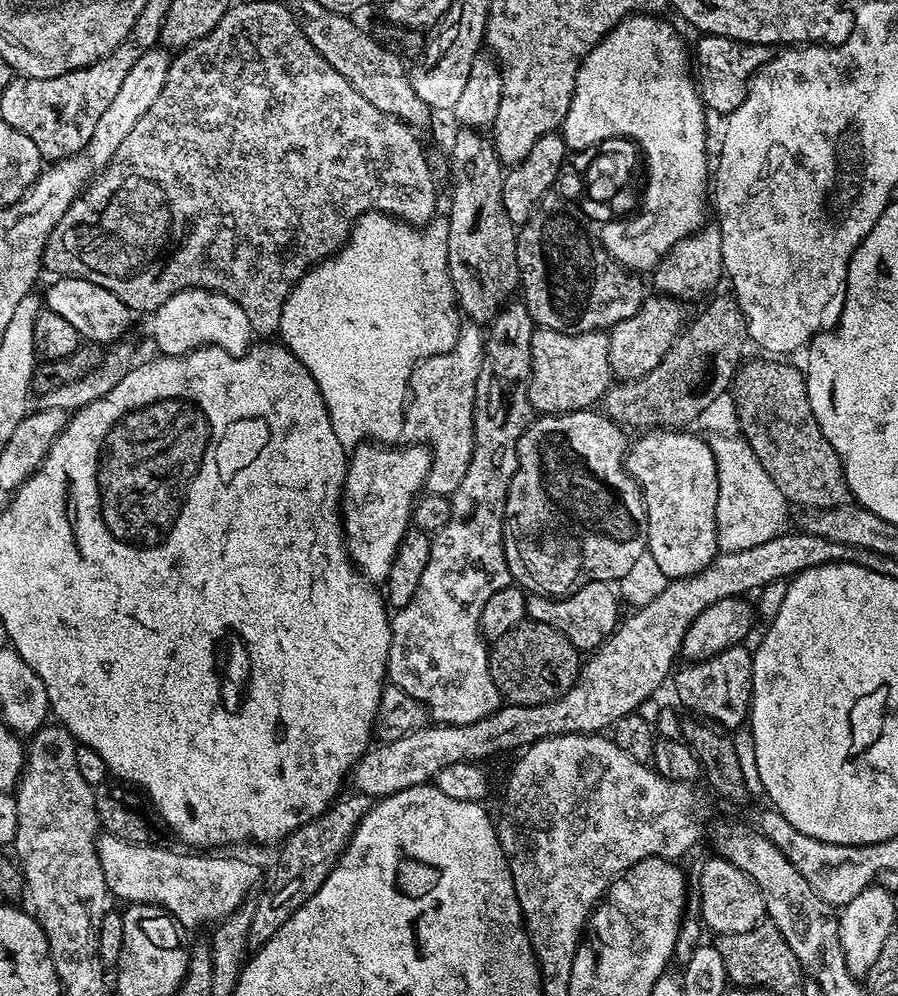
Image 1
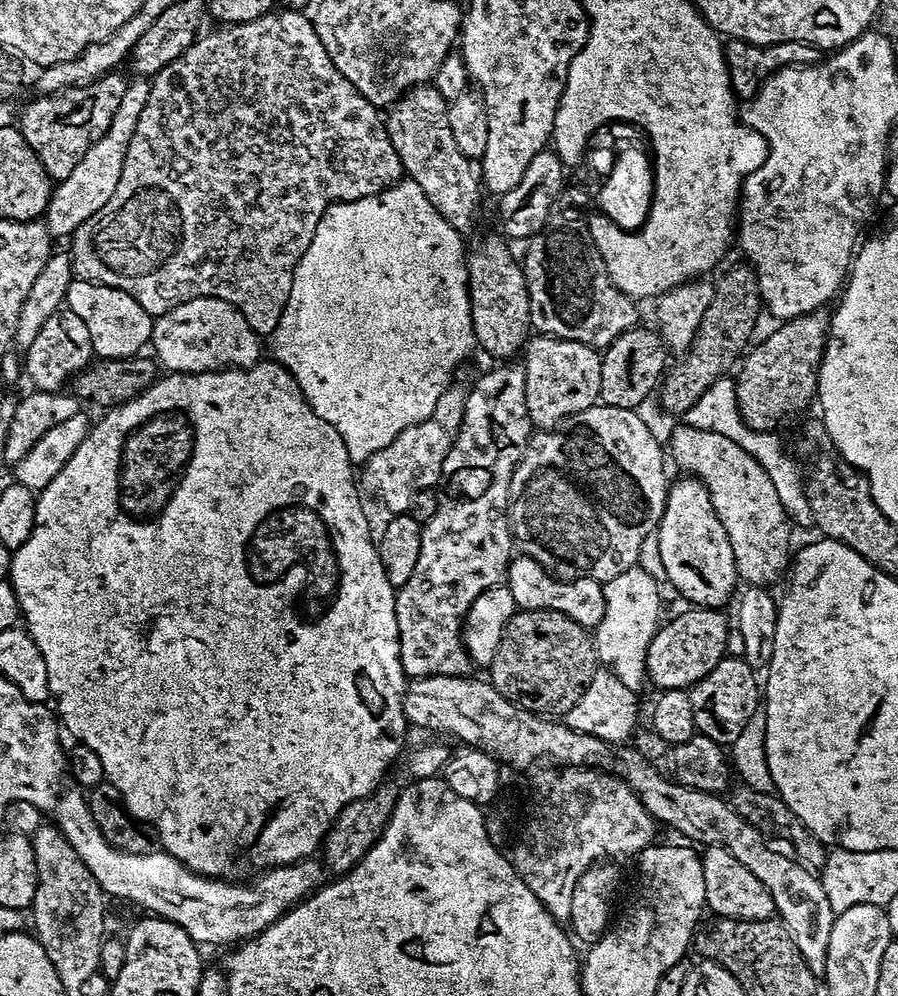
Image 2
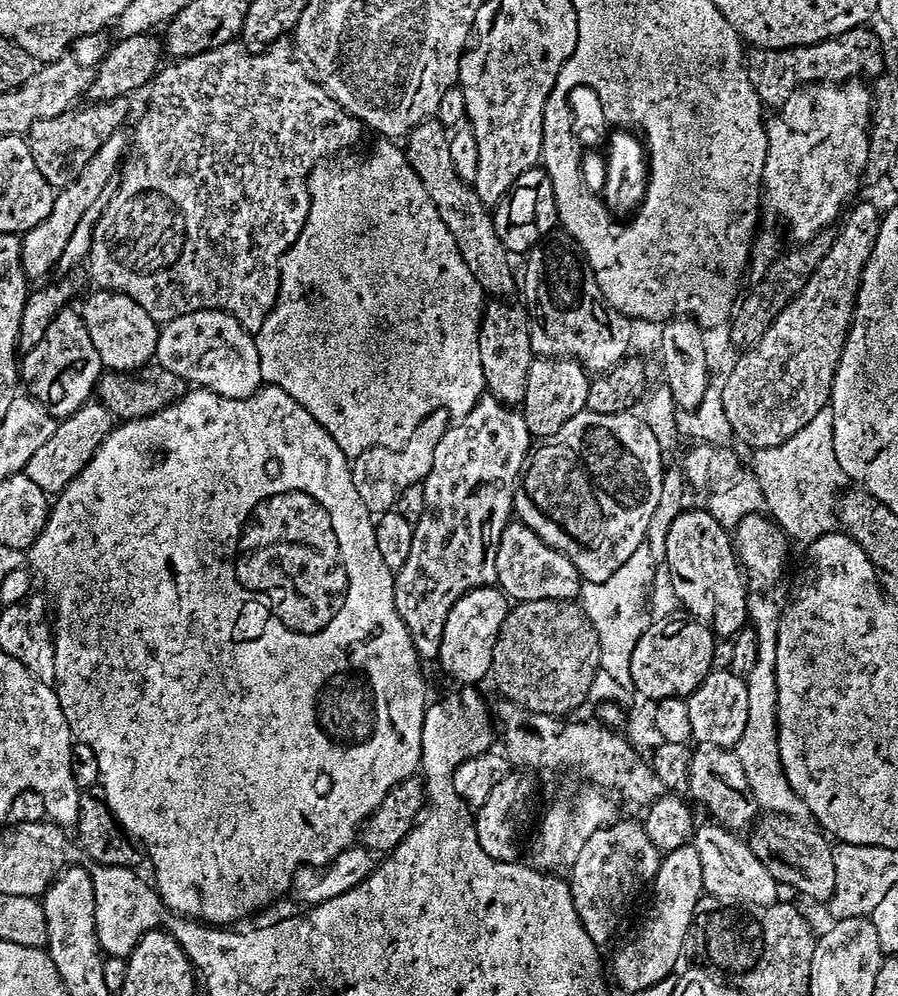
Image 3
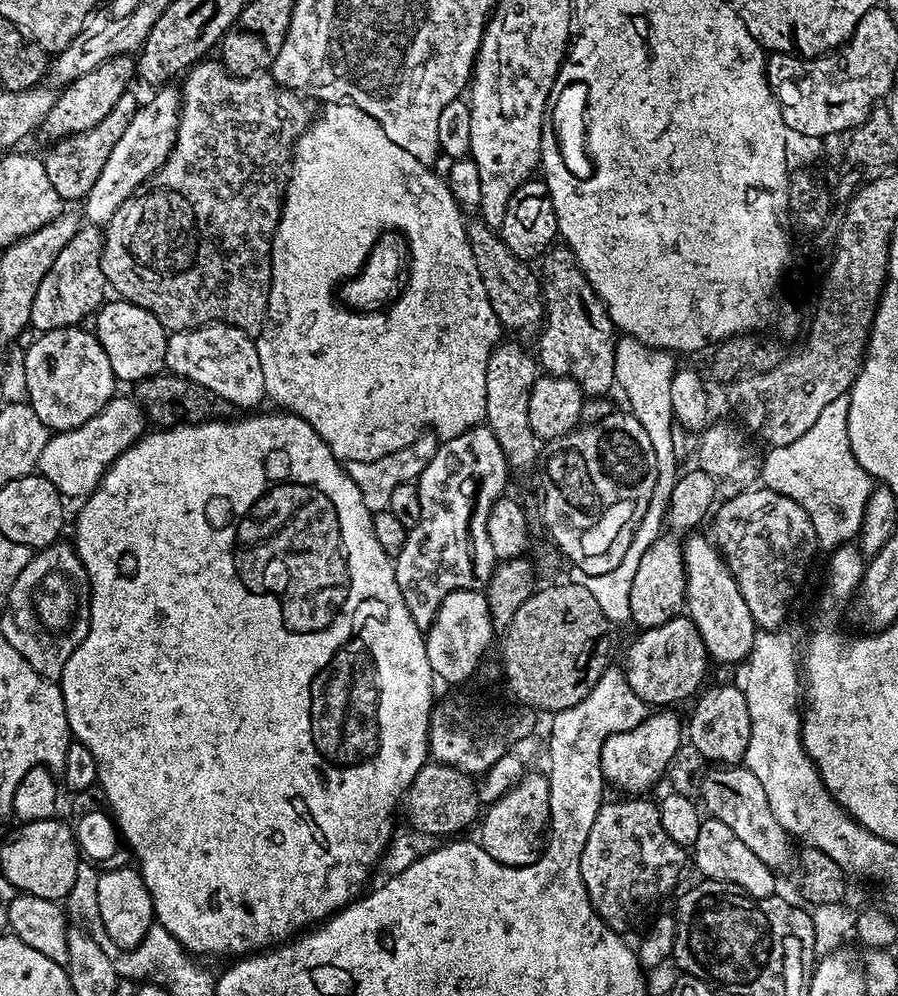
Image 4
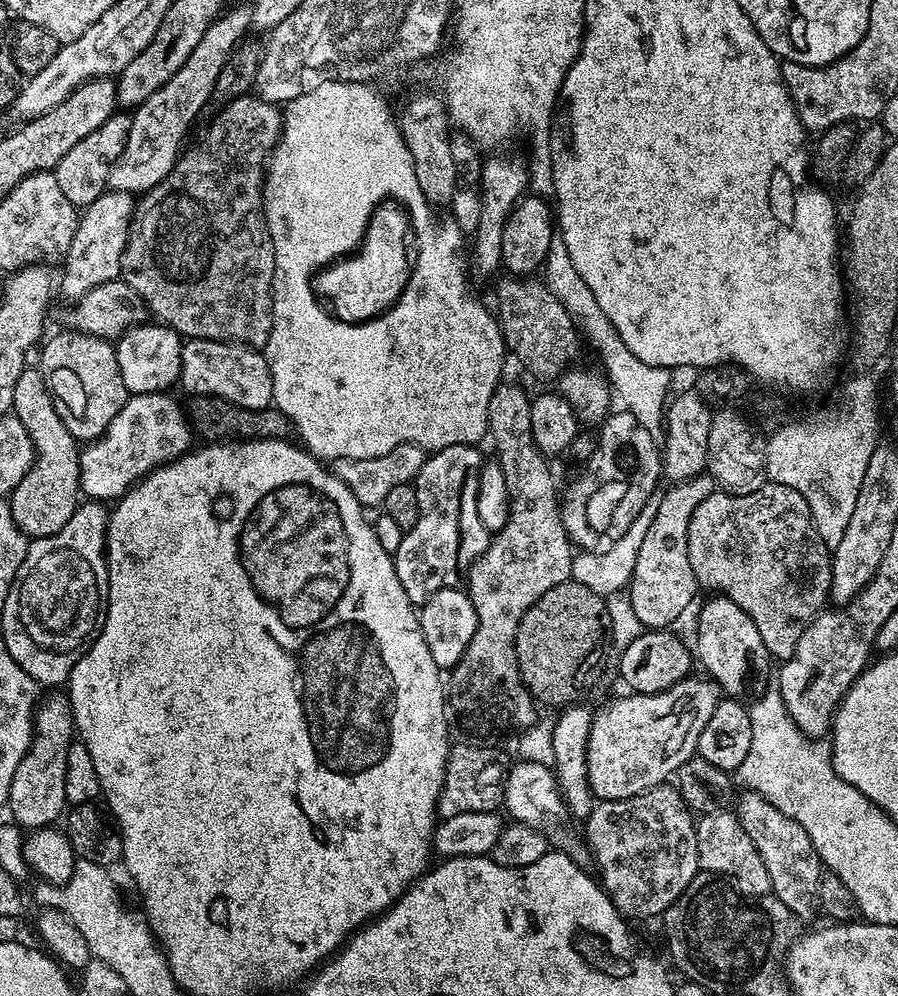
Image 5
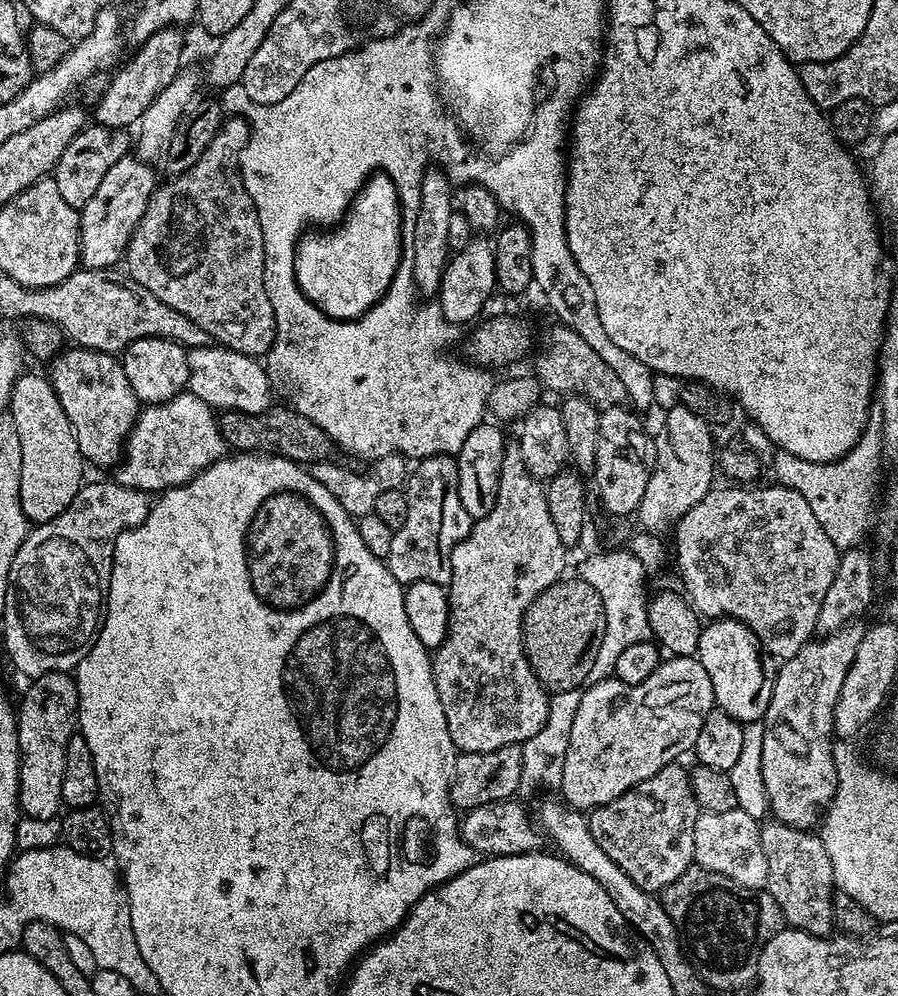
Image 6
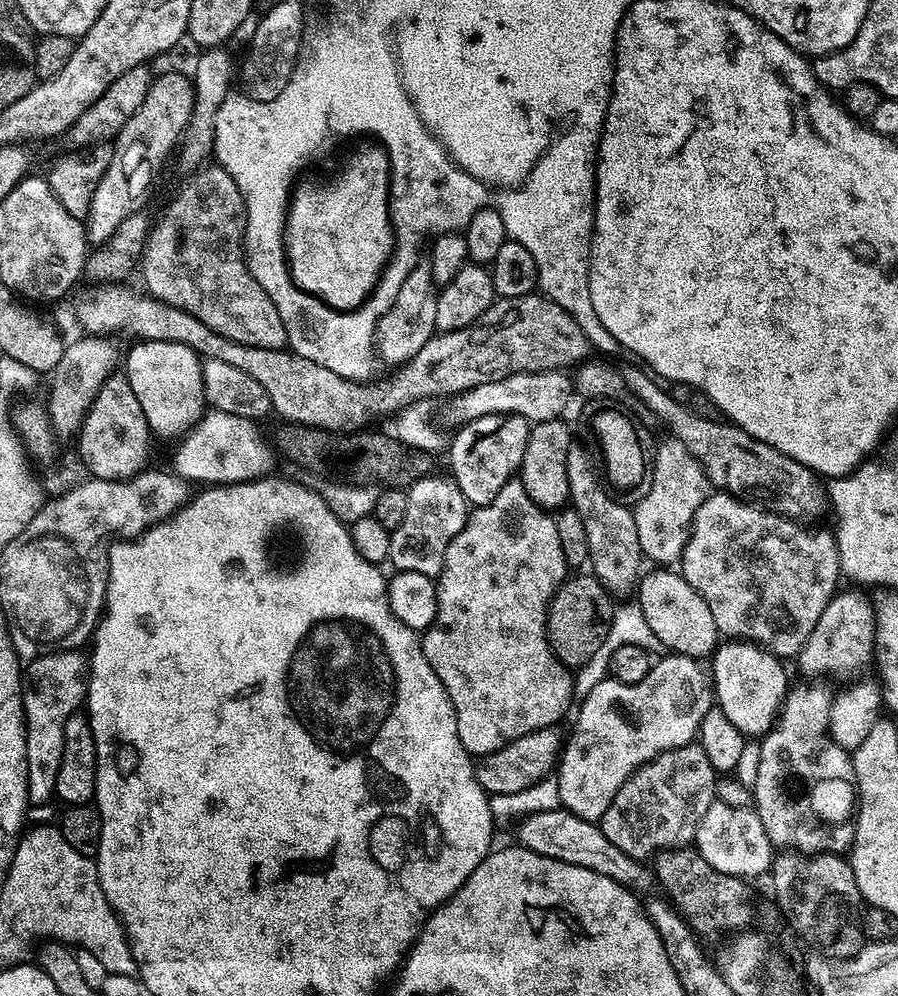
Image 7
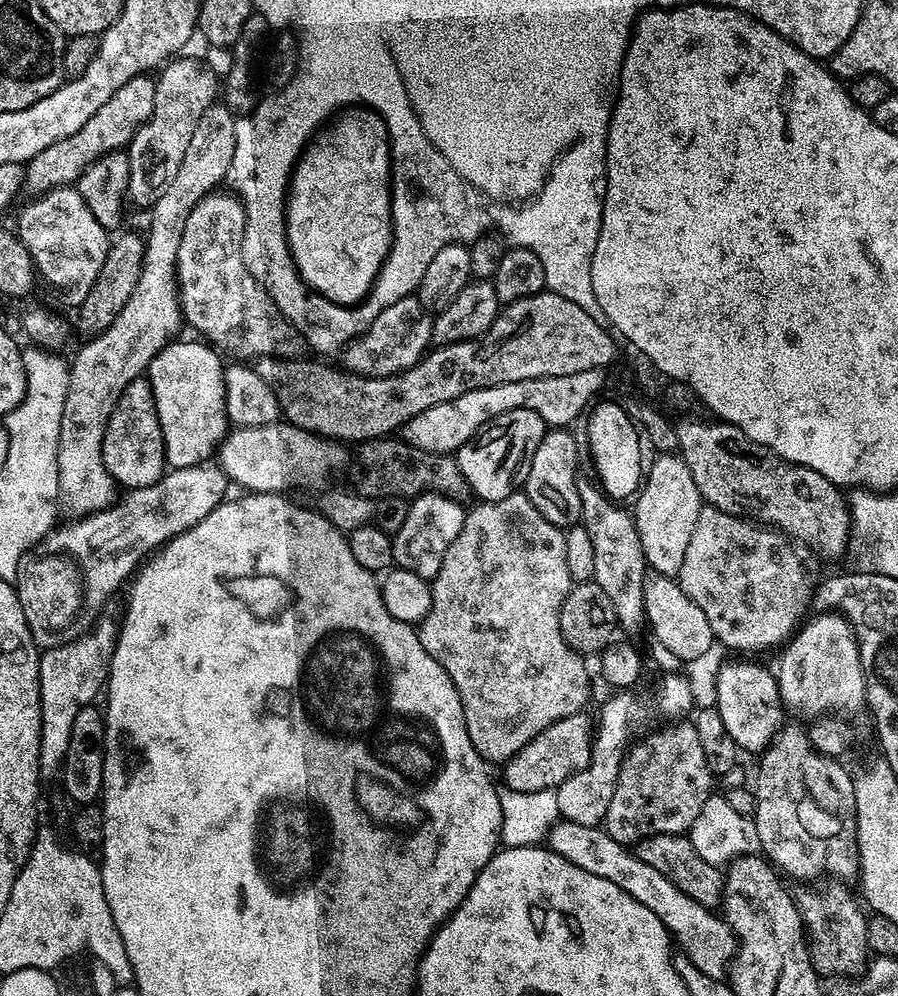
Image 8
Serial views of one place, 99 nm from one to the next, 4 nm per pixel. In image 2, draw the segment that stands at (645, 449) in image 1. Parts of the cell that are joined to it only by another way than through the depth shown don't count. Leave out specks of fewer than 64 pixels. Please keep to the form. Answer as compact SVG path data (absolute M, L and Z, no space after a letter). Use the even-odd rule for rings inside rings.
M697 478L682 479L669 487L664 513L655 531L666 570L665 581L672 583L689 600L689 605L723 609L738 585L730 539L712 509L707 486Z

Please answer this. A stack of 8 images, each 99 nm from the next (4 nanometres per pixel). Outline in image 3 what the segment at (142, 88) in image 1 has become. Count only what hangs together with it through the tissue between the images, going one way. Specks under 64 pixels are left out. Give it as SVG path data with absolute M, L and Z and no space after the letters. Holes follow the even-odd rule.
M124 130L115 132L106 142L102 142L102 146L98 146L98 154L94 154L94 158L90 158L90 162L86 164L86 170L82 170L82 174L78 174L78 178L74 178L74 182L70 182L70 186L56 192L56 201L50 214L46 214L46 218L42 218L42 222L38 222L38 226L23 233L20 242L20 261L24 267L25 276L29 278L44 276L48 271L51 273L55 269L62 250L66 249L66 242L70 241L71 234L82 219L82 214L94 205L103 191L110 188L116 167L118 167L117 172L121 167L120 158L124 154L124 147L127 146L128 140L130 144L129 133L128 136L126 133L127 131Z

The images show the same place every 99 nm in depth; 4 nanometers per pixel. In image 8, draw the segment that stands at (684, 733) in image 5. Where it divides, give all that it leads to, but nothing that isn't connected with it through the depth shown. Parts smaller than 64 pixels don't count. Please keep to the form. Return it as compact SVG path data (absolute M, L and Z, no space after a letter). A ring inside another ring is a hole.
M678 672L665 673L661 678L656 688L646 694L632 690L613 693L603 704L599 714L596 714L591 762L583 770L571 775L555 791L563 819L579 825L598 826L609 809L621 762L631 744L653 727L651 724L658 716L666 718L665 720L680 720L687 717L684 715L689 711L689 714L693 711L694 690L689 680Z

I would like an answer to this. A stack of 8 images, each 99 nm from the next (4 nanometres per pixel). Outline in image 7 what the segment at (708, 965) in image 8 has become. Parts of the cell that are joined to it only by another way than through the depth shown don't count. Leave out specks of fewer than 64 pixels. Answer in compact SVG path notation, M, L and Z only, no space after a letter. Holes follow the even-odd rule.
M555 810L551 812L538 812L533 814L536 820L524 828L524 840L532 844L529 851L540 848L538 854L552 852L552 858L564 856L562 864L573 864L582 866L585 872L597 872L603 876L609 876L612 880L617 880L619 884L632 886L632 883L640 884L647 878L648 872L644 869L643 863L637 862L631 856L627 856L595 823L576 817L573 813L565 810Z

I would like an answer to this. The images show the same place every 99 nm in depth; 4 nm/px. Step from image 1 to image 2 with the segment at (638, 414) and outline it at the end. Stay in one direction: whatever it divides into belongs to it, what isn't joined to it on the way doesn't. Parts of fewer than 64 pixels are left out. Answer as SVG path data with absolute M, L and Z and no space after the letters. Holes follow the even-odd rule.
M747 262L739 263L726 271L720 280L715 281L713 285L715 296L711 299L710 306L706 308L706 312L702 316L702 322L699 323L698 334L695 335L694 342L687 352L677 359L679 361L676 364L674 362L667 369L661 381L658 397L660 396L663 406L672 414L682 416L688 412L690 406L706 392L709 386L725 375L730 370L728 368L733 363L734 366L751 345L750 338L756 328L758 314L762 312L760 287L756 271L753 270L752 265Z

